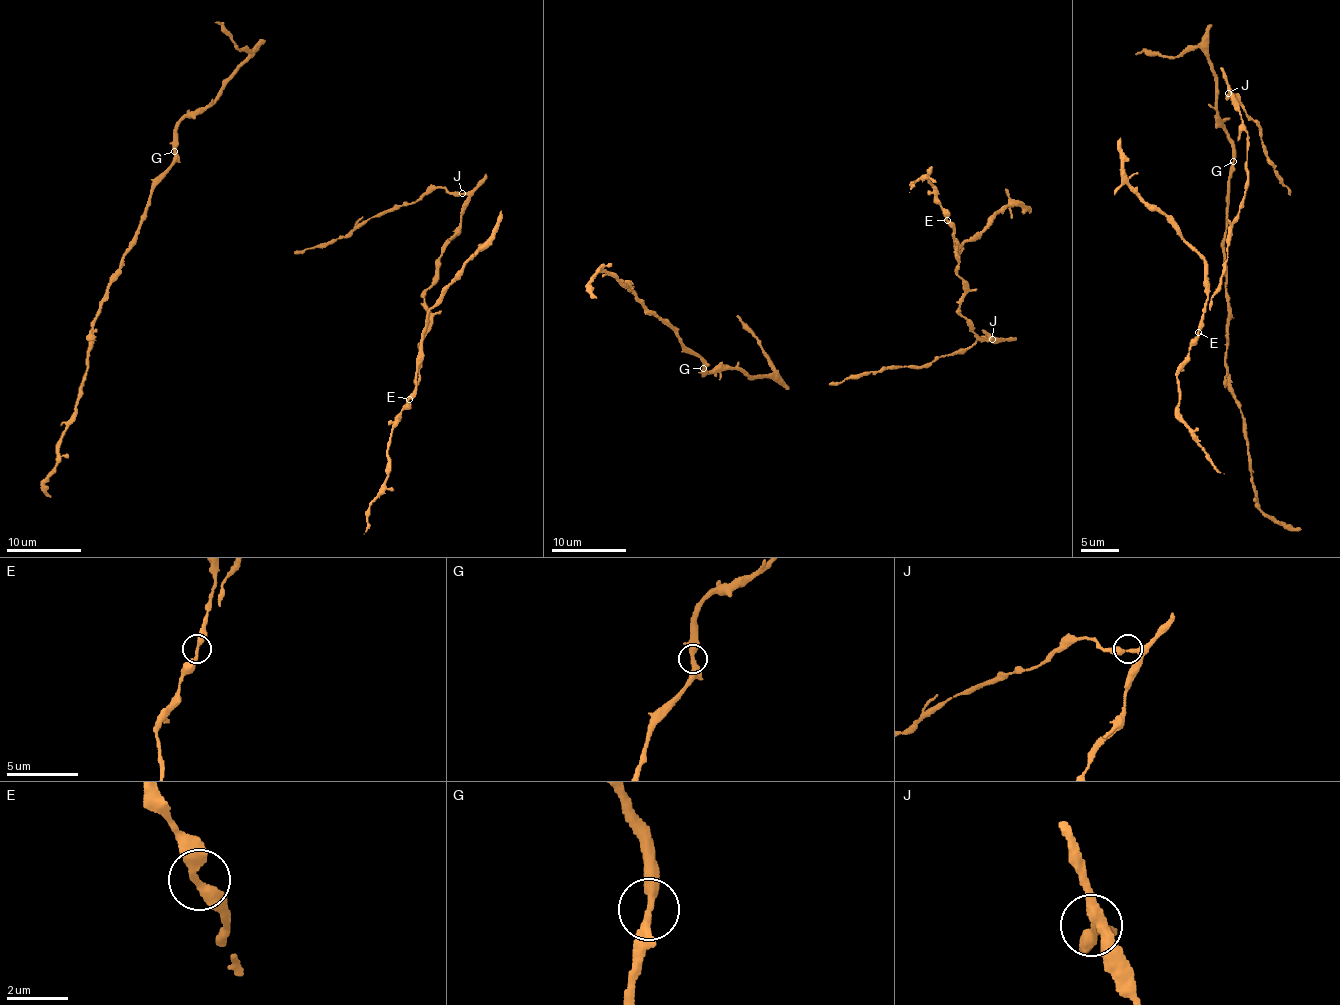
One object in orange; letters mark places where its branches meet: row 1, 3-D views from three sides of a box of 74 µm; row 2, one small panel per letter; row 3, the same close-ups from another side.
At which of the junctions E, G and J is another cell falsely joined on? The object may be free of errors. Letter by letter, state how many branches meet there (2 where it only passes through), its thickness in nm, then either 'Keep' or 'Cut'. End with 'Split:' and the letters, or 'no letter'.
E: Branches: 2. Thickness 280 nm. Keep
G: Branches: 2. Thickness 320 nm. Keep
J: Branches: 2. Thickness 320 nm. Keep
Split: no letter

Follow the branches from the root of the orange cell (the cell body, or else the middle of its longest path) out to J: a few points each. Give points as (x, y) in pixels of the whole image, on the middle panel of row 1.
J: (873, 372), (895, 366), (929, 365), (942, 356), (970, 348), (979, 337), (992, 339)

